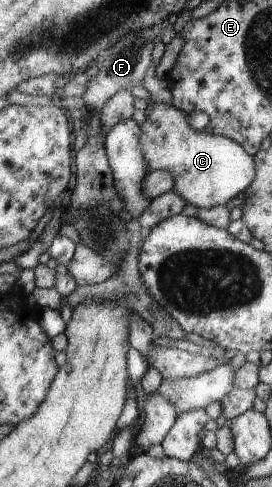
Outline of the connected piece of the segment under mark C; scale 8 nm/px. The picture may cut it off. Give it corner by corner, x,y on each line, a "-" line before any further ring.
153,103
152,105
149,104
146,108
146,115
147,118
143,124
141,124
141,146
143,146
143,154
145,160
148,162
149,170
150,171
167,171
172,177
175,179
175,185
173,185
173,188
171,191
173,191
175,194
178,194
181,196
181,198
185,199
185,204
193,204
193,206
196,206
199,209
208,209
211,207
216,207
219,205
226,205
229,200
231,200
233,197
237,196
239,192
244,192
244,190
253,182
253,179
256,175
256,166
253,156
250,154
247,154
245,152
245,149
240,145
237,144
234,140
231,140
230,138
221,136
221,135
212,135
209,131
204,130
197,130
196,128
193,128
188,121
188,113
186,113
184,110
178,109
176,106
173,106
172,104
167,103

